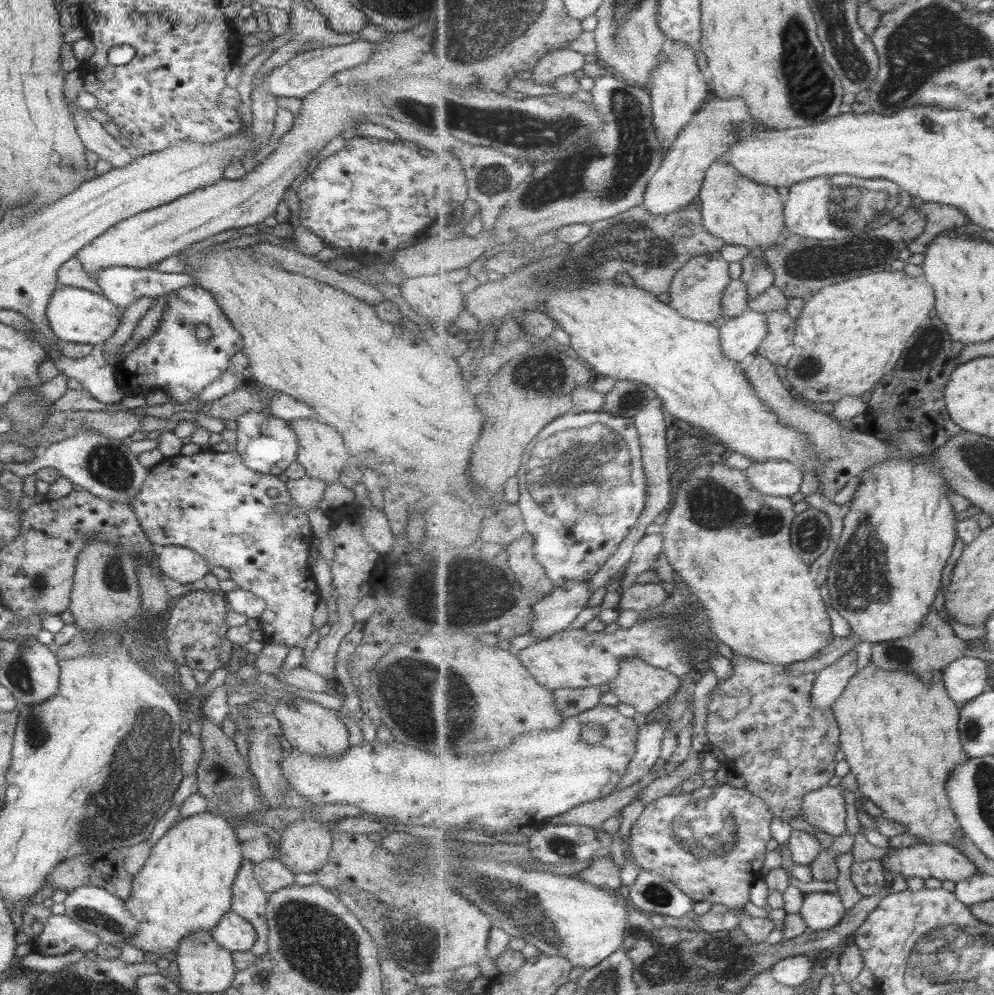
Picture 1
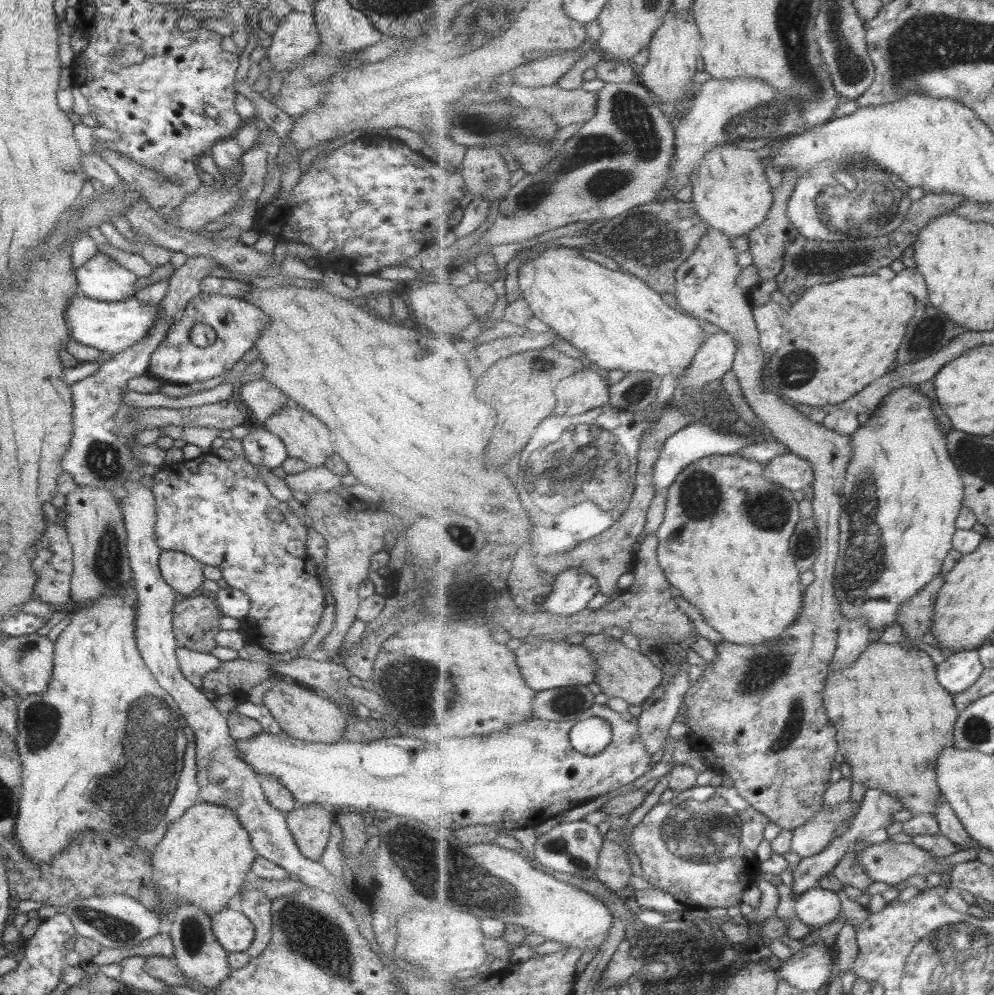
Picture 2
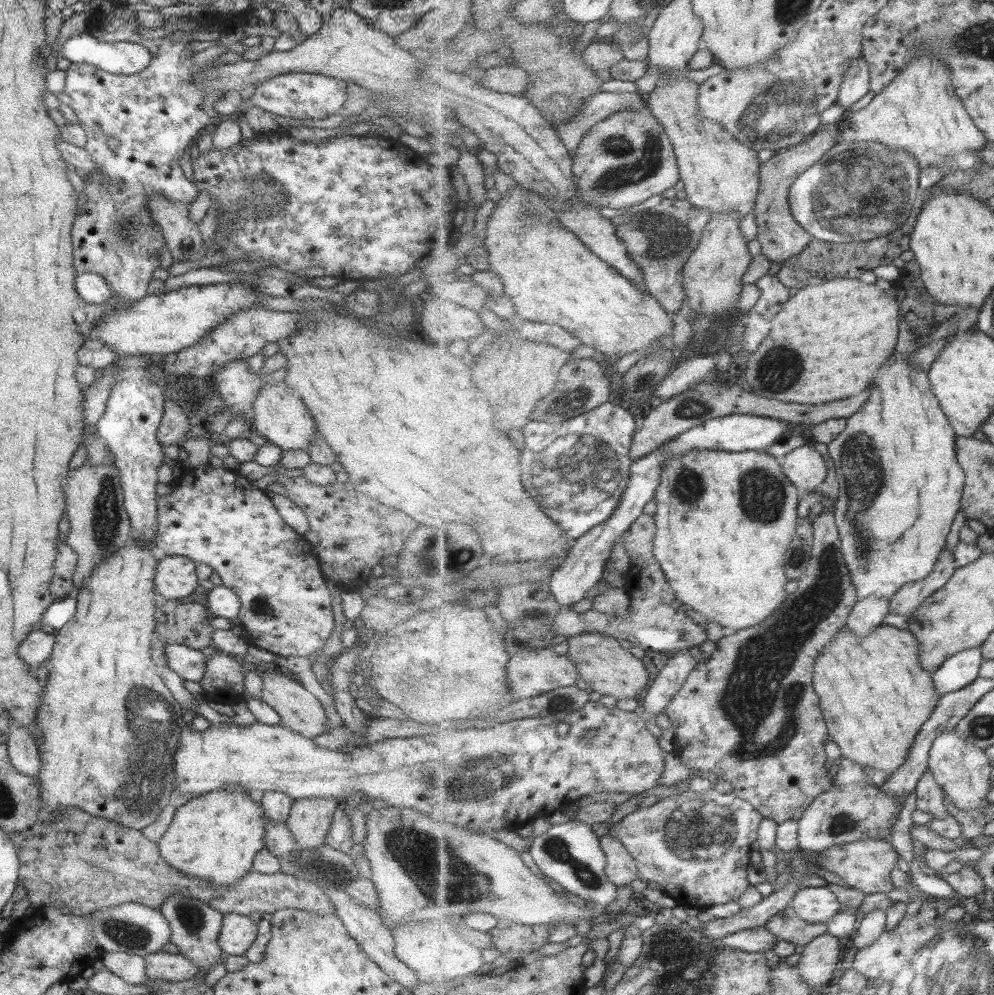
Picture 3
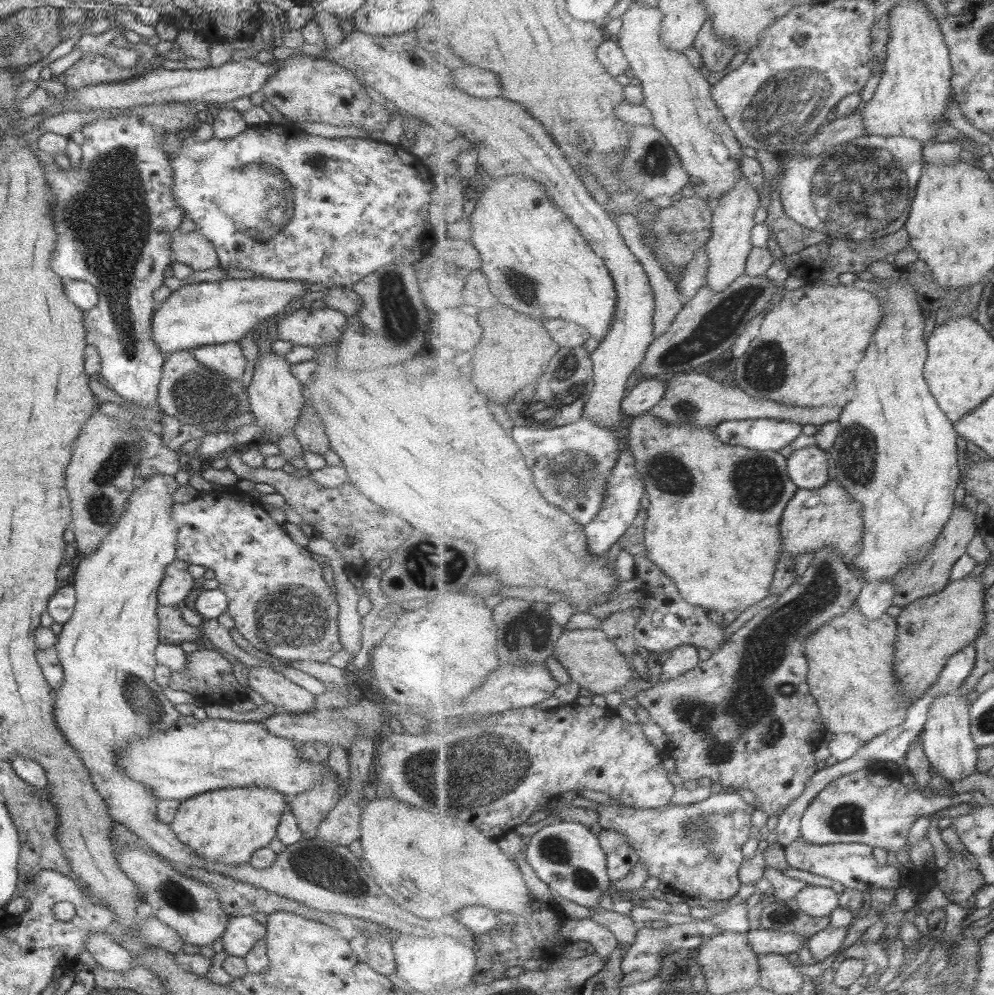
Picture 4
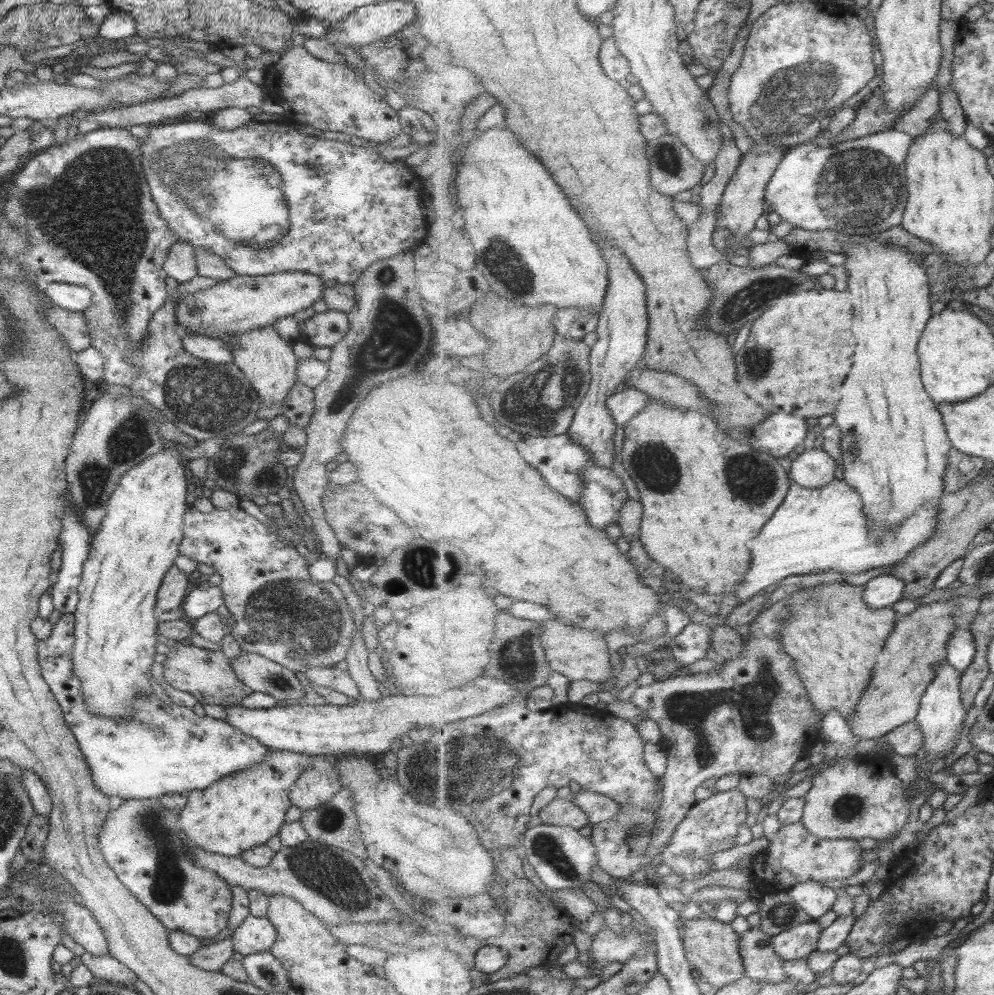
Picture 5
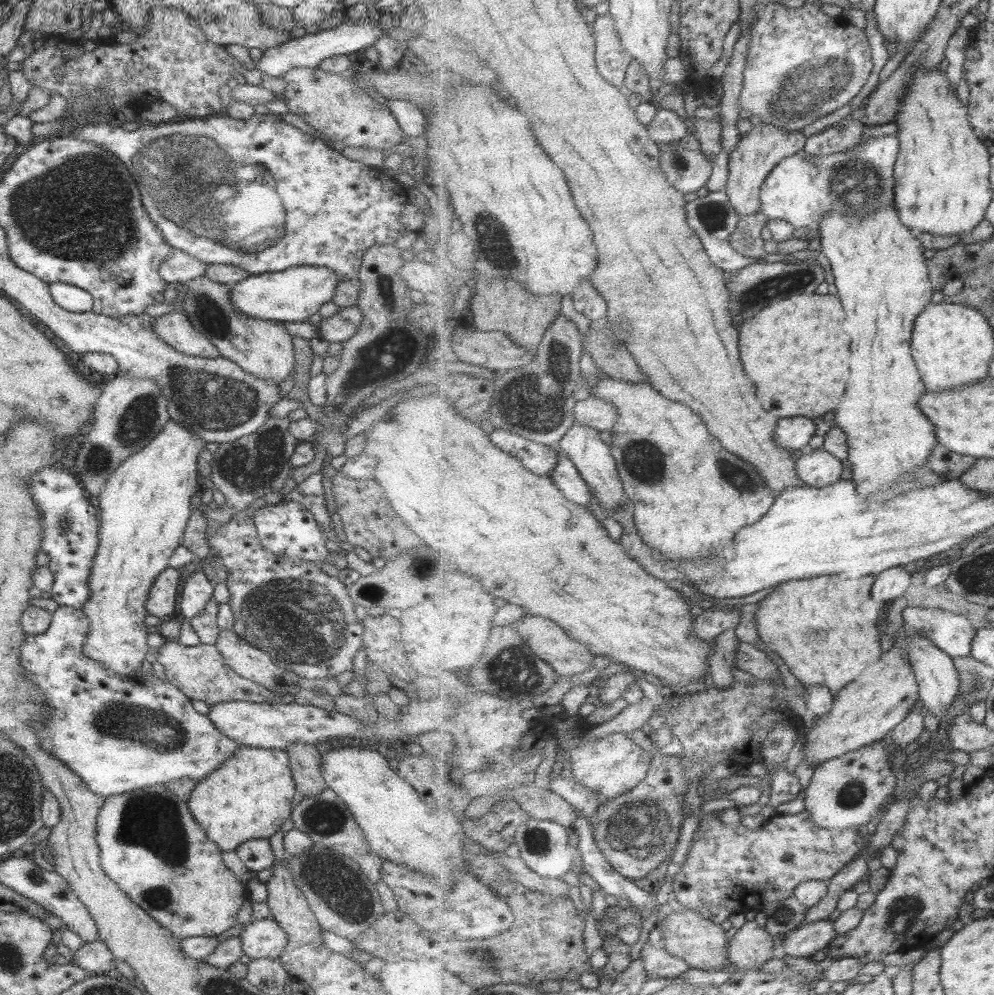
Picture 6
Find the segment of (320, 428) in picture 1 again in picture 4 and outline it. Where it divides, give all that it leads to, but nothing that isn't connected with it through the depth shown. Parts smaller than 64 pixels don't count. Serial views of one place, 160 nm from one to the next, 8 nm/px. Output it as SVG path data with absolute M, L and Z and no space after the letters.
M267 350L259 354L256 360L253 377L245 389L248 394L249 412L255 418L255 424L265 430L263 438L275 440L283 435L291 435L305 401L299 382L289 372L289 364L275 352Z

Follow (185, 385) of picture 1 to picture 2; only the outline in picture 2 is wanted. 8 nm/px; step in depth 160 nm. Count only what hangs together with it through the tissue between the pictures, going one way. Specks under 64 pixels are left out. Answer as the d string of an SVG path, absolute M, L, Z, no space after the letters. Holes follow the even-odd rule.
M200 292L184 306L183 310L173 316L165 338L149 356L146 375L166 384L180 386L224 376L231 370L232 365L255 345L259 333L266 324L268 316L260 308L241 298ZM201 323L215 332L215 342L205 348L197 348L189 340L191 328Z

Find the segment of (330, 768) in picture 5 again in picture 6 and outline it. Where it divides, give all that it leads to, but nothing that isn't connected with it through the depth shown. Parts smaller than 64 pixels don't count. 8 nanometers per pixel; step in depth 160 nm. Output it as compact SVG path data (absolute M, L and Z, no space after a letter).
M295 741L284 751L292 774L295 790L303 797L319 794L327 788L320 775L320 754L315 745Z

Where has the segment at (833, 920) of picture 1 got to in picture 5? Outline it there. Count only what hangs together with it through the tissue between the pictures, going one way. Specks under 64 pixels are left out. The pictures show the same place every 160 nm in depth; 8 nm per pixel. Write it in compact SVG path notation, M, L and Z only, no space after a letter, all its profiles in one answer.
M815 880L794 885L787 893L813 918L819 918L831 911L839 898L839 893L829 886L823 886Z

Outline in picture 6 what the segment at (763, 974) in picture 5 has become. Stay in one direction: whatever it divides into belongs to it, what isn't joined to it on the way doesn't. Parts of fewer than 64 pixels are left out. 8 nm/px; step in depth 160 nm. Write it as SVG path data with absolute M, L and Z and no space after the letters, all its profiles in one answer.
M746 921L730 940L731 964L738 970L756 970L775 956L776 936L755 921Z

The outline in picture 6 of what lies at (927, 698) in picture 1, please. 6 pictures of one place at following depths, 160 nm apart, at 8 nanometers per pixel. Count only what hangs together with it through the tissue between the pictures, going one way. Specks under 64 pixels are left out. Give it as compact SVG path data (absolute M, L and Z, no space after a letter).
M839 575L823 576L823 578L811 578L811 580L793 580L793 582L781 583L774 587L774 591L770 592L763 600L758 603L758 611L756 612L756 621L759 638L762 642L775 652L790 669L790 672L801 682L803 686L807 687L827 687L832 693L834 698L839 695L849 683L857 680L866 668L877 662L884 654L881 650L881 637L879 630L877 630L877 620L881 616L885 603L874 599L872 595L872 588L874 587L874 575L867 575L860 579L847 579Z

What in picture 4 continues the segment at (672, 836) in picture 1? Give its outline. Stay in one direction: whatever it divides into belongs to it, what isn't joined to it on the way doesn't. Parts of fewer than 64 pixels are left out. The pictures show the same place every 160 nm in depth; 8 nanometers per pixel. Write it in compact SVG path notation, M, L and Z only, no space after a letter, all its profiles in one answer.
M735 790L711 793L707 799L696 803L669 803L661 808L639 809L623 805L599 805L596 808L599 813L598 826L627 836L640 863L647 868L649 877L669 884L675 892L685 897L705 896L712 901L730 901L744 886L740 877L740 869L746 863L743 846L751 836L751 816L754 816L756 809L754 804L745 802L743 792Z

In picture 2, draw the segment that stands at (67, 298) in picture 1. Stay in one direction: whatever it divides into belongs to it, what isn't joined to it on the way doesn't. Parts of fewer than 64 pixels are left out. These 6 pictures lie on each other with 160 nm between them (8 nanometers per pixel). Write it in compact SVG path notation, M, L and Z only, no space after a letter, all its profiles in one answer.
M77 292L64 312L64 319L68 326L67 332L72 340L112 356L137 344L141 337L145 337L151 331L158 320L156 313L158 308L160 308L158 304L147 304L134 296L119 302L105 303L91 300Z

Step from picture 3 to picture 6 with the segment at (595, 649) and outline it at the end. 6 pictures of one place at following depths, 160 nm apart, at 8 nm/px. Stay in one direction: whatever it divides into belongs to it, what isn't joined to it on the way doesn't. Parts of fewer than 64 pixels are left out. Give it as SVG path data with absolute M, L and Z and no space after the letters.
M525 616L519 622L515 622L513 626L519 630L523 640L527 640L527 644L530 644L535 654L548 662L559 675L570 677L574 674L583 674L583 672L587 672L592 668L591 664L593 664L596 654L591 652L590 648L586 647L586 644L581 644L578 640L575 640L557 622L547 620L543 616Z

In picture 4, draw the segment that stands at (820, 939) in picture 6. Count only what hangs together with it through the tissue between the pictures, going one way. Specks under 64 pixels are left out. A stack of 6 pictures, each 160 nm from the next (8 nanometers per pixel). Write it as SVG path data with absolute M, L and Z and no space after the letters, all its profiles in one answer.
M754 926L746 932L751 943L751 948L757 954L781 954L797 953L805 948L804 936L784 930L767 930L762 926Z

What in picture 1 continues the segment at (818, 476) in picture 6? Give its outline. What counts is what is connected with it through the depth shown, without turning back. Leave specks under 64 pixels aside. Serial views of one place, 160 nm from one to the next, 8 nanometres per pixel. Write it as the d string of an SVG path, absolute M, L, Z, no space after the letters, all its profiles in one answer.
M788 460L755 462L745 471L747 482L769 496L790 497L801 490L803 474Z

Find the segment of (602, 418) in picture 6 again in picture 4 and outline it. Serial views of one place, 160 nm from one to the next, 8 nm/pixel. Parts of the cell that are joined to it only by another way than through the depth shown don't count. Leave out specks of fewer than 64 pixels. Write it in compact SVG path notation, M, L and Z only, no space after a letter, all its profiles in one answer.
M662 377L640 382L623 400L622 413L631 418L650 413L665 398L666 383Z

